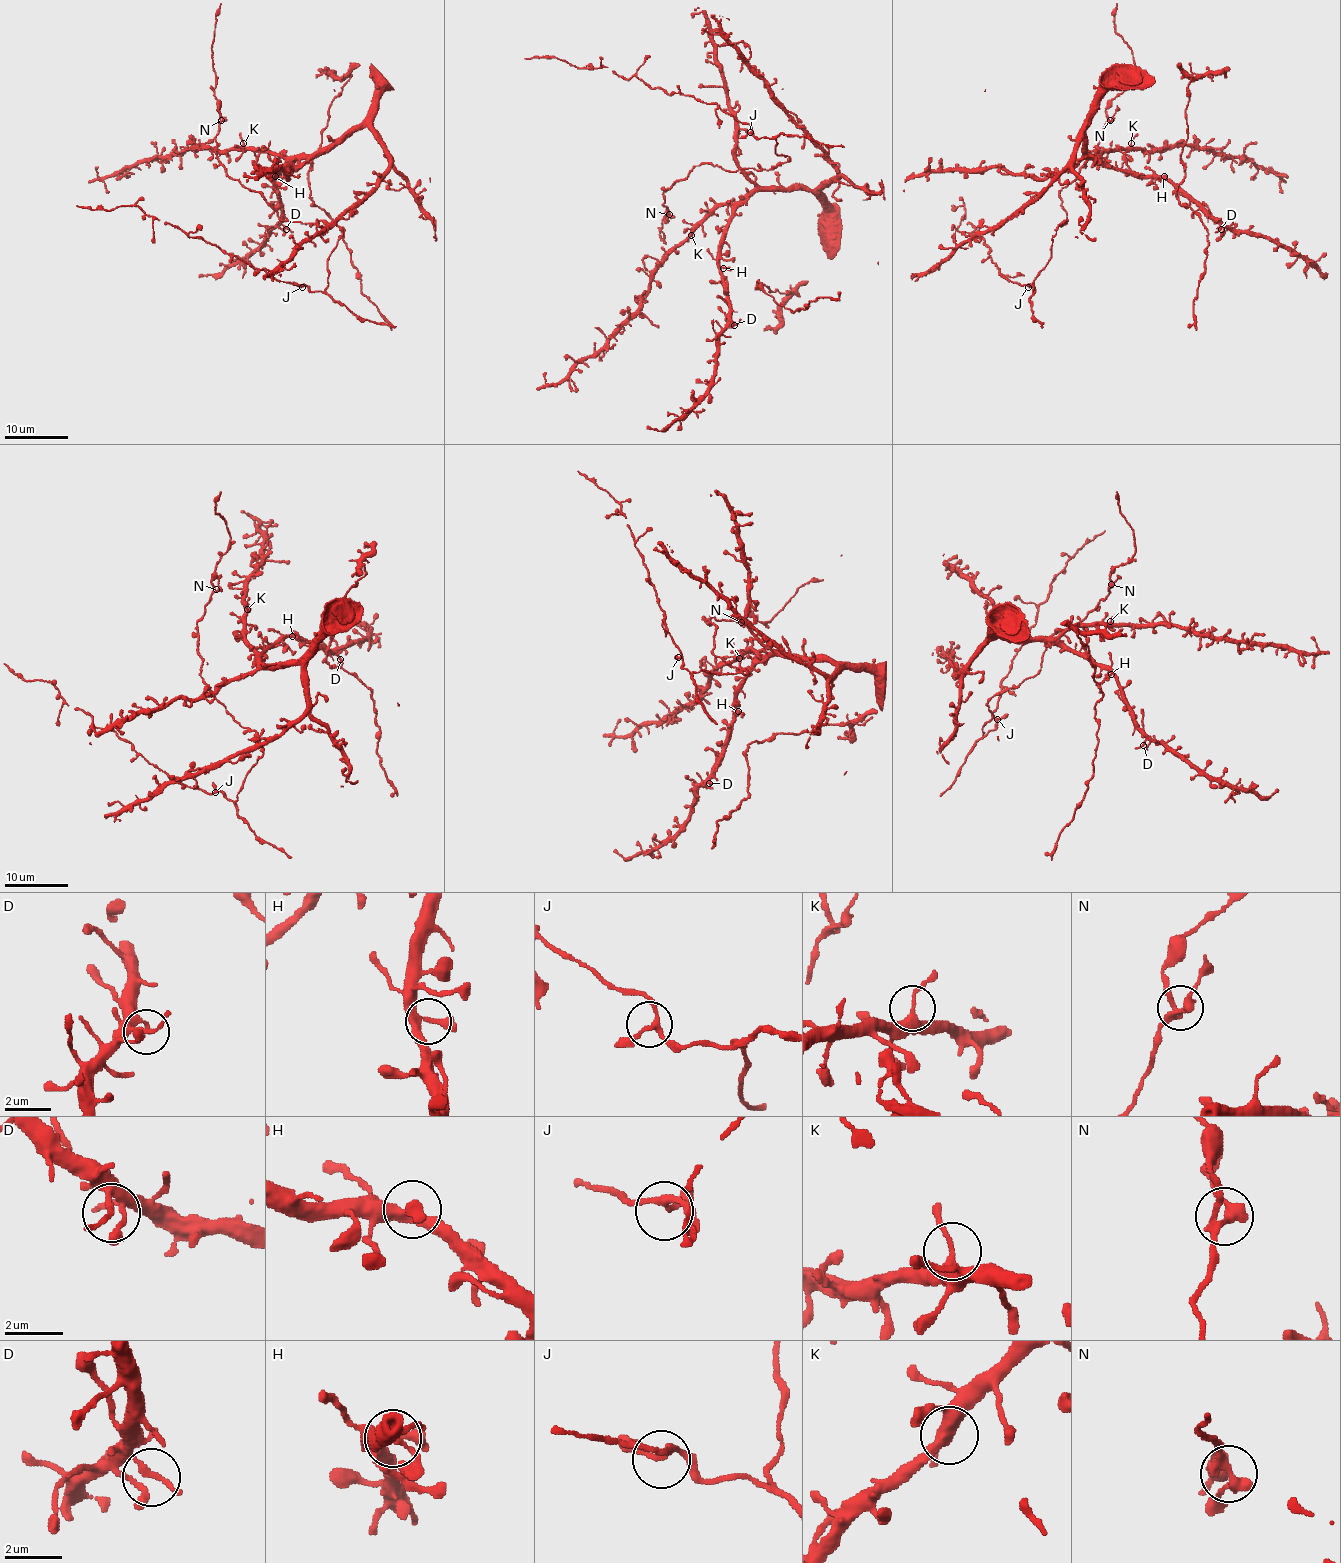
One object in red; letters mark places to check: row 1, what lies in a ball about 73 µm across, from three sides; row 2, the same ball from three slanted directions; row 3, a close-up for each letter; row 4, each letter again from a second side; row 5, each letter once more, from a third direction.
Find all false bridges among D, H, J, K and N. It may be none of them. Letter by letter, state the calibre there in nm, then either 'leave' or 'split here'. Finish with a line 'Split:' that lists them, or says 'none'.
D: 180 nm | leave
H: 300 nm | leave
J: 190 nm | leave
K: 280 nm | leave
N: 320 nm | leave
Split: none

